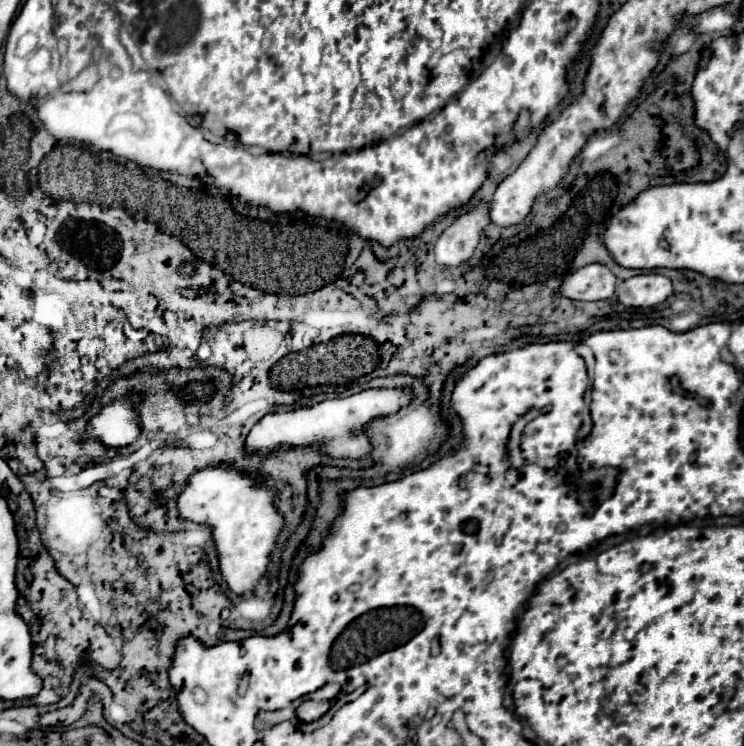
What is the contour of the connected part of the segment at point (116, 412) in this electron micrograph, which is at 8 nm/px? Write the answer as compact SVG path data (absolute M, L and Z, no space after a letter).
M137 394L103 408L101 414L91 420L85 438L97 438L107 448L119 448L135 442L139 436L139 420L133 412L133 404L141 398L143 394Z

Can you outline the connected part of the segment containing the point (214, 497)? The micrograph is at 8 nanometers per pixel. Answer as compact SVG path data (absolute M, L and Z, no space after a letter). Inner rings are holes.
M217 466L199 470L189 478L187 488L179 496L179 512L193 522L213 526L213 538L219 550L219 566L227 586L235 594L249 594L267 572L269 554L277 538L277 512L255 512L263 508L267 498L273 504L271 490L257 484L255 478L233 470L231 466Z

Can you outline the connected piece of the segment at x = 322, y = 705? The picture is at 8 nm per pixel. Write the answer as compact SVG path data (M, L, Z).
M308 700L296 711L296 717L300 723L308 723L317 720L327 712L335 701L314 701Z

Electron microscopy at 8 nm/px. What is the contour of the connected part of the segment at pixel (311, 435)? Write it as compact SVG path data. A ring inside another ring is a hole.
M363 390L361 394L349 396L349 398L335 398L325 400L311 408L301 408L293 412L279 412L279 414L267 414L263 420L259 420L245 442L245 448L249 452L259 450L263 454L269 454L273 450L279 450L281 446L311 446L311 444L323 444L325 450L331 456L341 458L361 458L369 452L369 440L365 436L365 426L369 420L395 414L399 408L407 406L411 402L411 396L397 390Z

